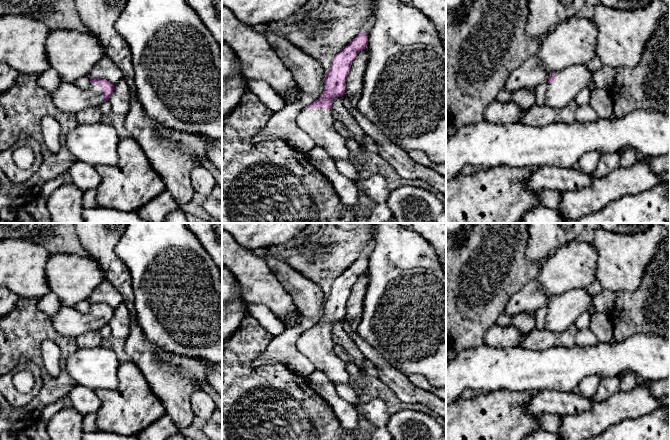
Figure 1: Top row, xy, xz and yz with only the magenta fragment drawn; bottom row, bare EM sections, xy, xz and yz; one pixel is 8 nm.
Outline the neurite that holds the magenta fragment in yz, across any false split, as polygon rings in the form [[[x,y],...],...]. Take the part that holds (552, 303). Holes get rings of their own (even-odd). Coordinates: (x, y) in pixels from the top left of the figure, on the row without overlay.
[[[583,288],[572,289],[559,296],[552,297],[548,303],[548,313],[543,329],[561,332],[574,324],[576,319],[588,310],[592,295]]]

